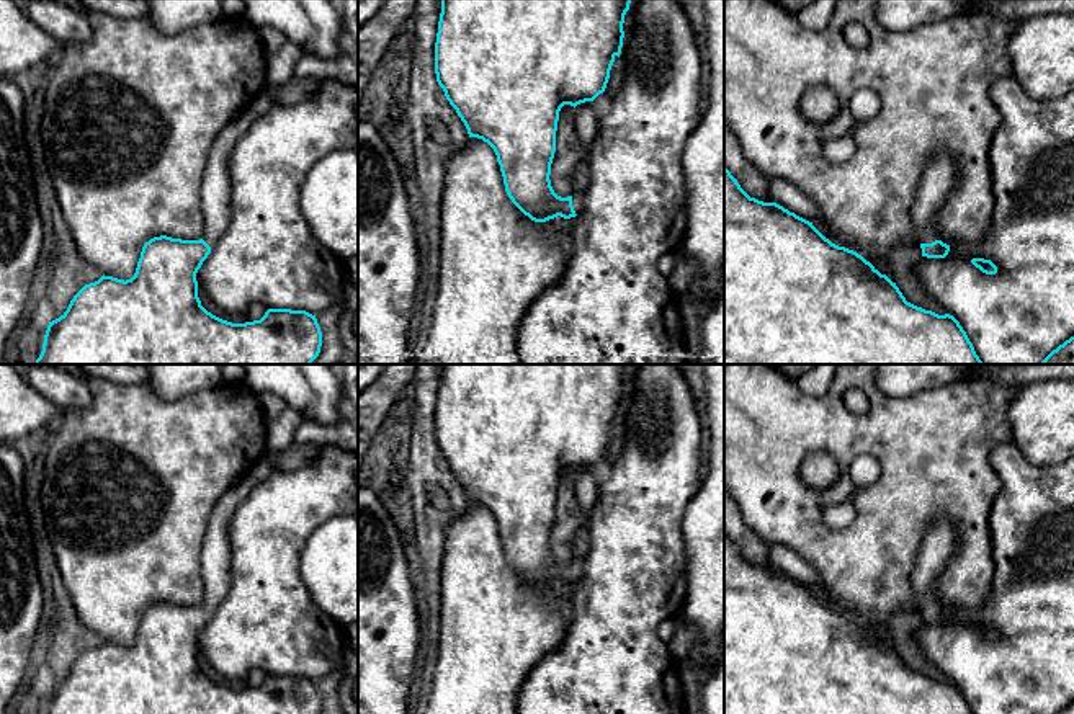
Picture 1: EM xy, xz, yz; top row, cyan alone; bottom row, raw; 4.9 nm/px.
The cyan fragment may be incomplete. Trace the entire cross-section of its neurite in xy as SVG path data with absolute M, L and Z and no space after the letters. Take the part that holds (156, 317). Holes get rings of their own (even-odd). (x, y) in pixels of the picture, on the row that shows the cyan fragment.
M262 91L217 134L201 183L204 235L199 240L154 237L144 243L131 279L103 274L98 281L85 284L67 310L49 322L36 364L311 364L319 356L322 332L315 315L306 310L268 309L260 320L232 324L208 312L198 297L196 273L230 222L230 150L247 127L275 106L271 96Z

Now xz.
M441 0L441 13L435 42L436 82L443 88L450 105L456 109L458 116L464 123L469 137L482 139L494 149L508 198L535 222L546 222L557 216L571 219L582 211L582 194L561 198L554 193L549 180L551 163L556 152L559 111L564 105L575 108L580 103L593 101L605 91L615 57L620 57L621 54L624 38L623 23L624 15L629 10L629 3L631 0Z

